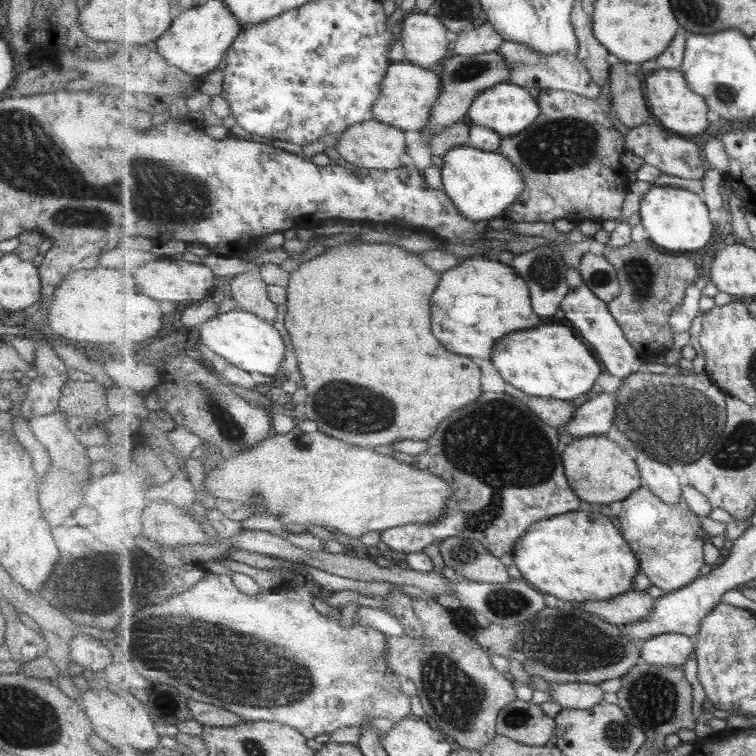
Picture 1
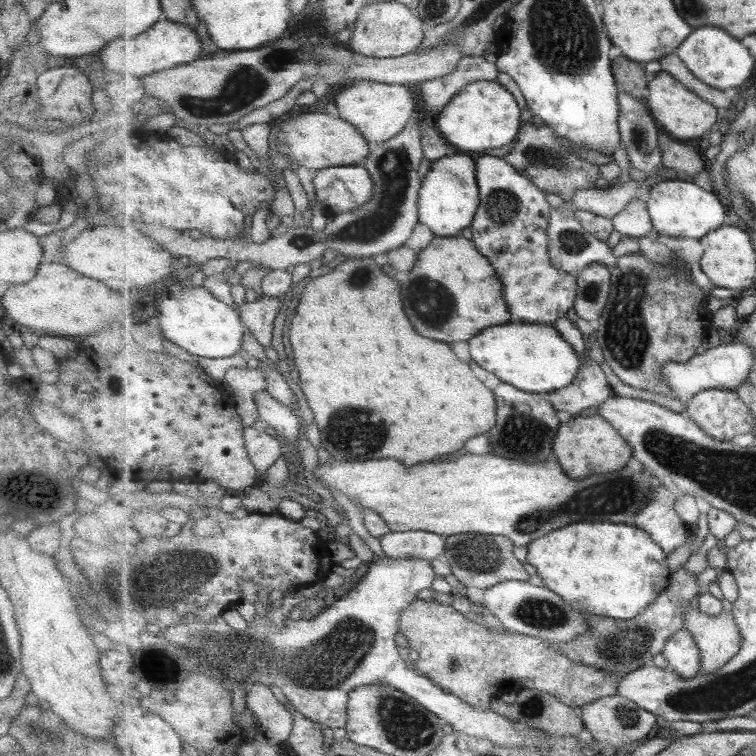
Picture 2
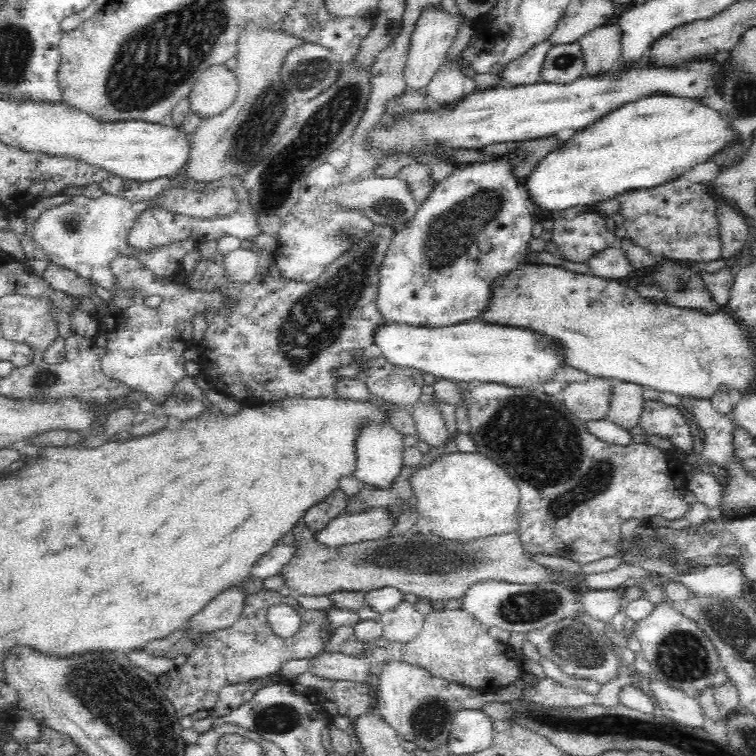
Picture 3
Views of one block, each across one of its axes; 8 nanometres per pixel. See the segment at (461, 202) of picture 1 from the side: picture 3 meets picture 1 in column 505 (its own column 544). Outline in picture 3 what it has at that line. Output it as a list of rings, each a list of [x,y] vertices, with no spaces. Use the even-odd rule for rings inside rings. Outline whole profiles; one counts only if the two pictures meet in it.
[[[656,92],[638,100],[630,100],[608,112],[598,122],[579,130],[571,139],[563,142],[561,148],[538,162],[526,180],[519,184],[526,191],[529,204],[534,204],[548,214],[564,214],[574,206],[597,204],[628,191],[650,189],[674,181],[690,168],[714,157],[734,140],[734,136],[736,132],[732,130],[730,122],[726,122],[711,107],[702,106],[700,99]]]

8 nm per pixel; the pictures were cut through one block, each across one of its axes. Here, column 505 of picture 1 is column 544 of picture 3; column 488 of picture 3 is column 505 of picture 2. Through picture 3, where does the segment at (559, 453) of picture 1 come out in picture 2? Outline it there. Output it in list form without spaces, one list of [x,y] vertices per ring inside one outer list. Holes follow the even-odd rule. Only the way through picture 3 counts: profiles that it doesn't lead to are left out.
[[[499,383],[495,388],[497,422],[489,431],[489,440],[495,456],[511,460],[525,460],[525,464],[537,464],[549,460],[554,452],[555,438],[565,419],[544,394],[523,392],[512,384]]]

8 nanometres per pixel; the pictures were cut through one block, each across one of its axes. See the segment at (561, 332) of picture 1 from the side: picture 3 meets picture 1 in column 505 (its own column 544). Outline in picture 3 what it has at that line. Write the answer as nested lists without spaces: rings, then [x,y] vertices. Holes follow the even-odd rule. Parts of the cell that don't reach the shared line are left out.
[[[479,318],[440,328],[398,324],[388,320],[374,330],[372,341],[373,351],[384,355],[388,362],[453,382],[478,380],[522,387],[524,384],[548,380],[554,368],[563,366],[560,347],[553,344],[552,339],[528,328],[488,324]]]

